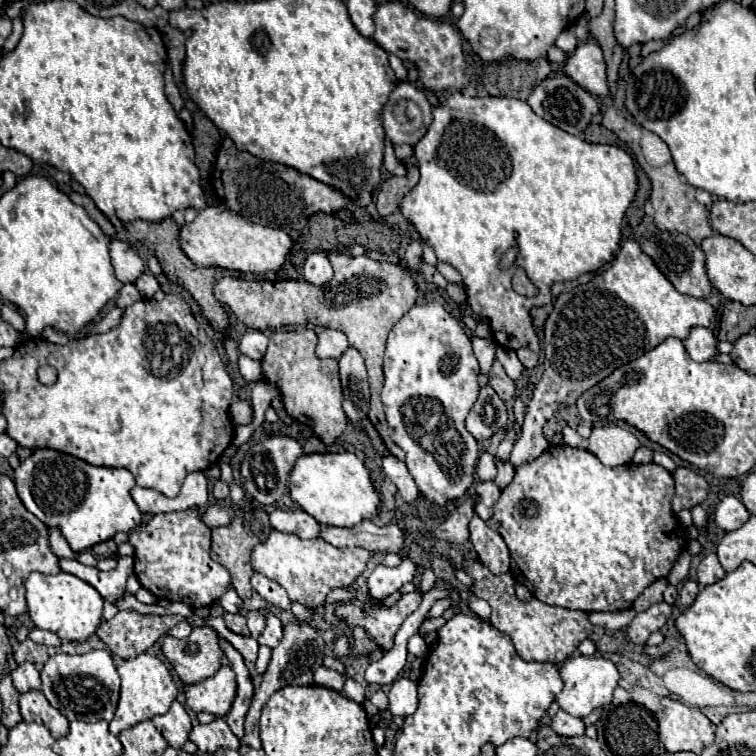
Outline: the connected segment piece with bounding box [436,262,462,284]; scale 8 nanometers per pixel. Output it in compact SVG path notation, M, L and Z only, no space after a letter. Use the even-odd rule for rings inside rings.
M438 262L436 264L436 268L440 270L440 274L448 280L448 282L458 282L458 284L462 284L462 278L460 278L460 274L452 268L452 266L448 266L446 262Z

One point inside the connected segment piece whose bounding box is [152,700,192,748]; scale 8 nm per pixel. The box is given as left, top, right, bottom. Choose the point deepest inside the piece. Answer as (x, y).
(175, 726)

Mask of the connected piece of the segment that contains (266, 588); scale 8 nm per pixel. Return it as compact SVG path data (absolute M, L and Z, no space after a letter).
M254 574L252 576L252 588L268 602L268 604L272 604L272 606L276 606L276 608L280 608L280 610L290 610L290 598L288 598L288 594L286 594L286 590L278 584L278 582L274 582L274 580L270 580L270 578L266 578L266 576L262 576L262 574Z

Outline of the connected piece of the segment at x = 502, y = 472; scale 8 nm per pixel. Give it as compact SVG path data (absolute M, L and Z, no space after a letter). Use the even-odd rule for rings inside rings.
M496 460L496 466L498 466L498 476L494 478L494 482L498 484L500 490L504 490L504 486L508 486L514 478L514 468L510 462L500 462L500 460Z

